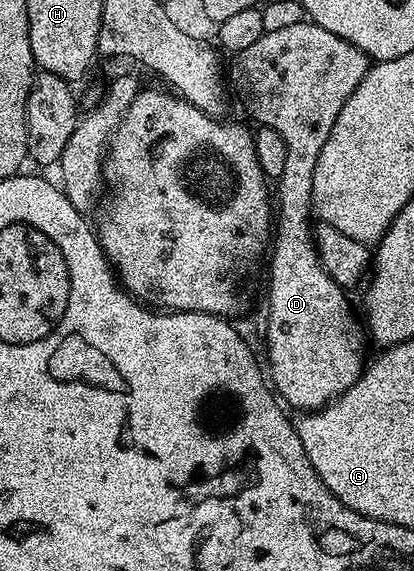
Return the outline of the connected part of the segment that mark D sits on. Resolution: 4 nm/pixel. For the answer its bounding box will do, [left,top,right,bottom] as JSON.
[229,18,369,413]

